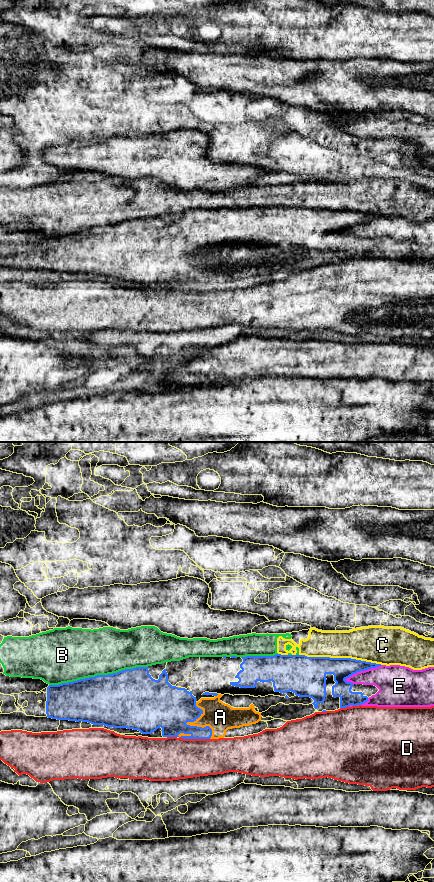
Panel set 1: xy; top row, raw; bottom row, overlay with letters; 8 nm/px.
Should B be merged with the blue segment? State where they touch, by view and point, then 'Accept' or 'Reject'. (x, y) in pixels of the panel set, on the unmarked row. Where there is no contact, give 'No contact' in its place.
Touches blue at xy (98, 227). Reject

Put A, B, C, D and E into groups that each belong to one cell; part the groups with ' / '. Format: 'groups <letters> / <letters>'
groups A / B C / D / E

